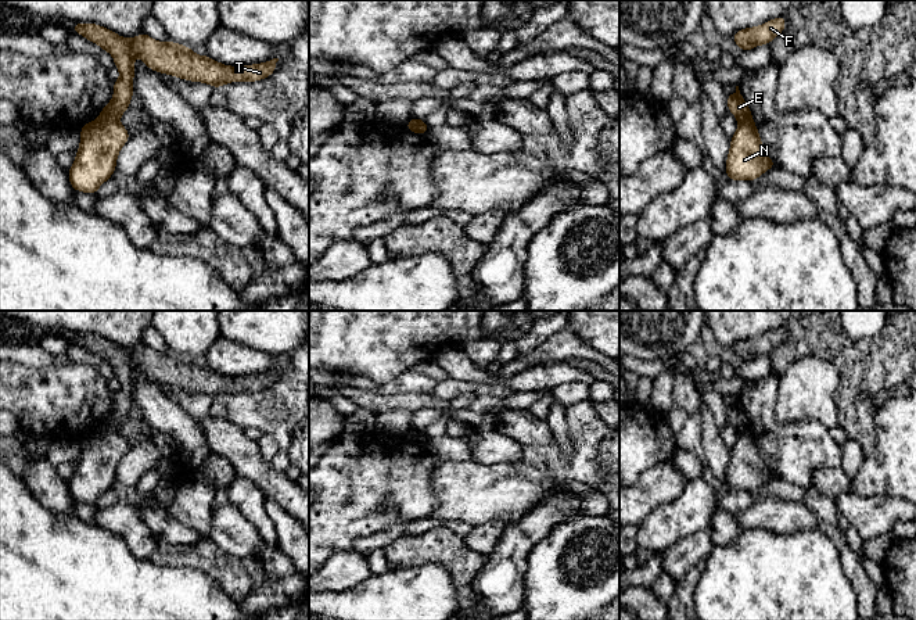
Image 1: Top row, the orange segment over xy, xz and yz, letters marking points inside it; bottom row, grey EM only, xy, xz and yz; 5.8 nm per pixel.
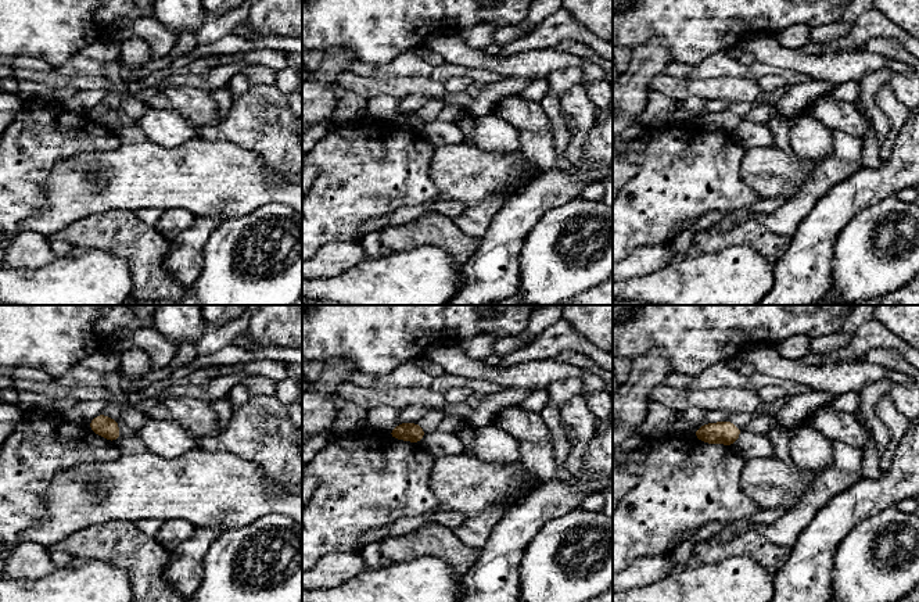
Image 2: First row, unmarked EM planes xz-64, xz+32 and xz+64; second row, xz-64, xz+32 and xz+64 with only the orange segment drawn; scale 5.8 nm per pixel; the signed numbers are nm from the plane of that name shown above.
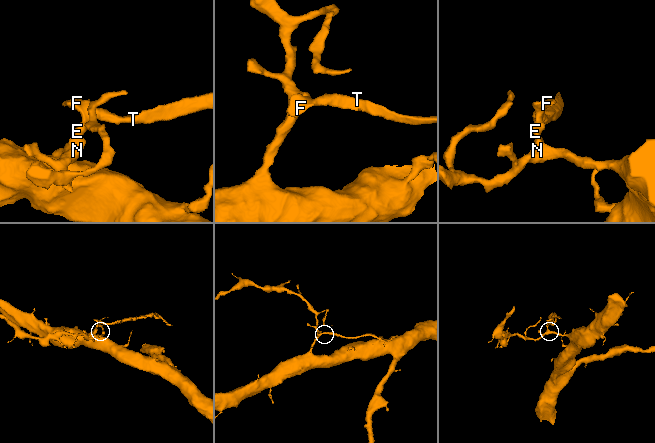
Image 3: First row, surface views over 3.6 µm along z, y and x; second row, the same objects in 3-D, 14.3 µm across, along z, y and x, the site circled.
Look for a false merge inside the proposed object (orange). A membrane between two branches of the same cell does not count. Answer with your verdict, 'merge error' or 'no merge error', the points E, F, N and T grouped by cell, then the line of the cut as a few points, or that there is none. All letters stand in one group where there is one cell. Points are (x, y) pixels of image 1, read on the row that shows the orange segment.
merge error; groups E F T / N; cut xz (408, 124), (413, 128), (424, 126), (427, 129)

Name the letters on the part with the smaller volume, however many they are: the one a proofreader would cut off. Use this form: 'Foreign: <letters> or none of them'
Foreign: E, F, T

